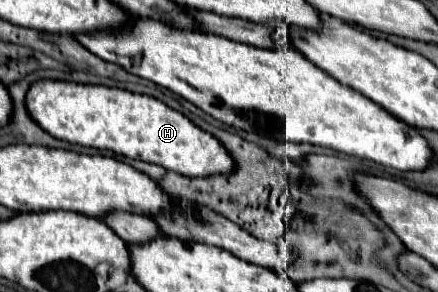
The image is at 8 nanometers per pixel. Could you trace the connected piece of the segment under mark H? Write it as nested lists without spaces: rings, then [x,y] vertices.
[[[37,81],[27,93],[27,109],[47,133],[75,145],[111,149],[113,153],[155,163],[187,177],[209,177],[235,171],[233,157],[217,137],[149,95],[105,85]]]

